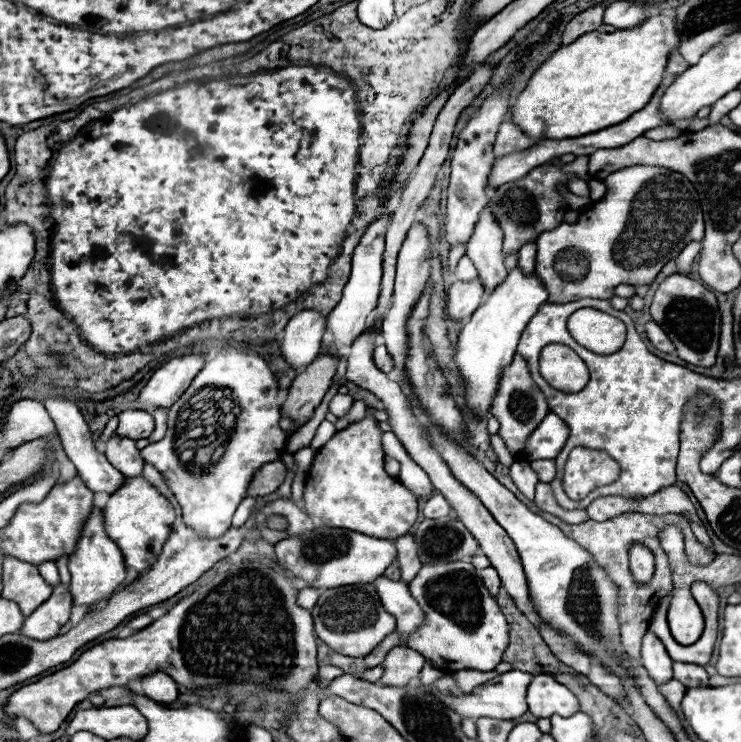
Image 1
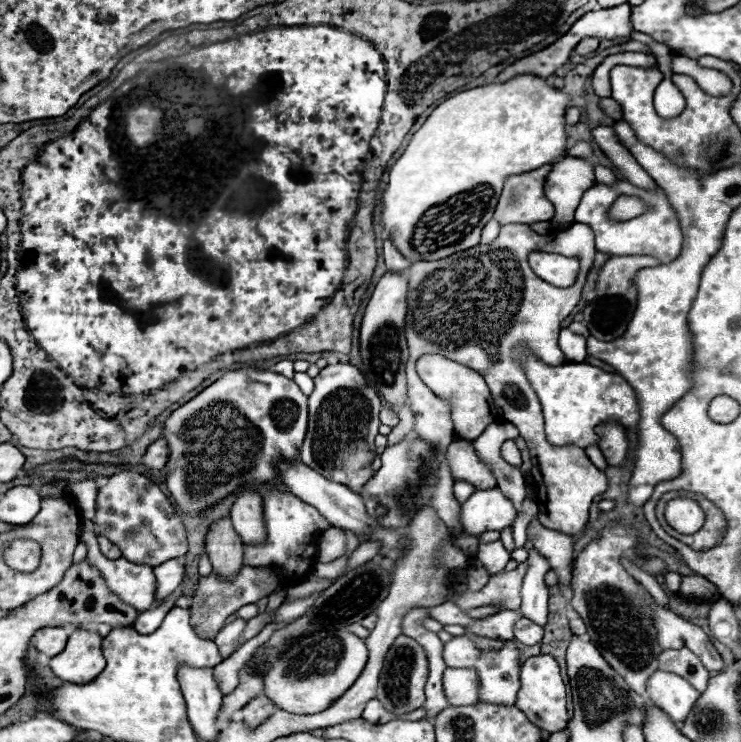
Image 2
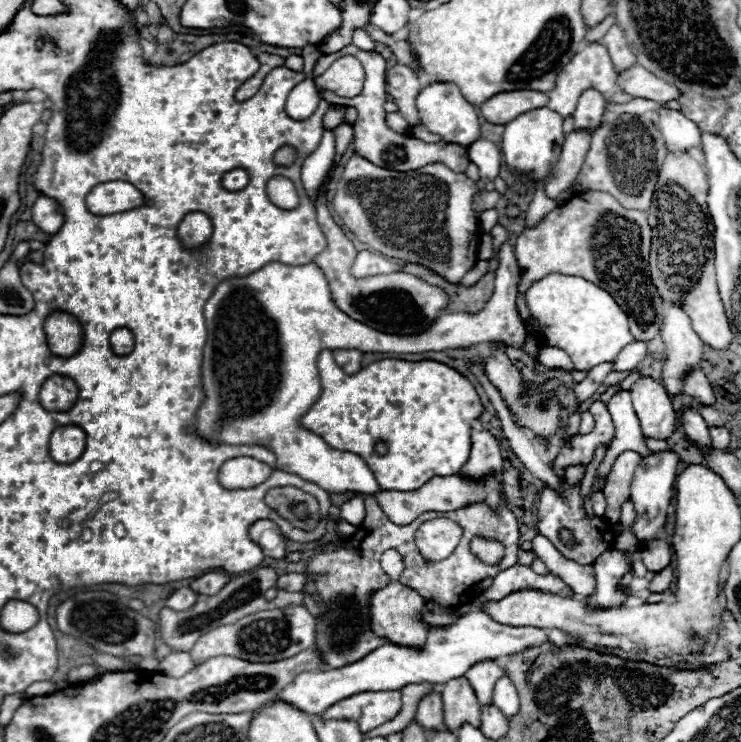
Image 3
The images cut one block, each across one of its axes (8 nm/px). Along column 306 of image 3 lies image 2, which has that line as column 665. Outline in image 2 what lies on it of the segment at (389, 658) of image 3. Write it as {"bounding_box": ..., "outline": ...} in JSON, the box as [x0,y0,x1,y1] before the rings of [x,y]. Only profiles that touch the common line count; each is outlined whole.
{"bounding_box":[646,672,700,722],"outline":[[[654,672],[646,684],[646,696],[668,714],[672,722],[682,722],[692,710],[700,692],[684,678],[668,672]]]}

